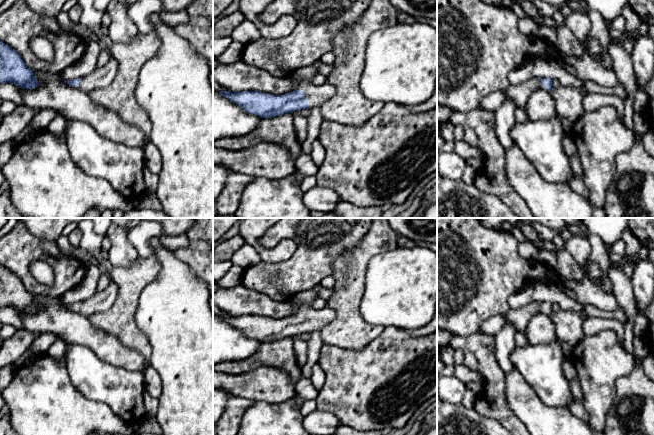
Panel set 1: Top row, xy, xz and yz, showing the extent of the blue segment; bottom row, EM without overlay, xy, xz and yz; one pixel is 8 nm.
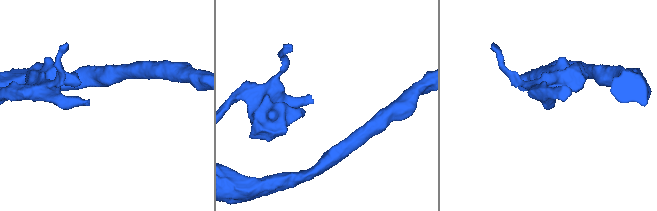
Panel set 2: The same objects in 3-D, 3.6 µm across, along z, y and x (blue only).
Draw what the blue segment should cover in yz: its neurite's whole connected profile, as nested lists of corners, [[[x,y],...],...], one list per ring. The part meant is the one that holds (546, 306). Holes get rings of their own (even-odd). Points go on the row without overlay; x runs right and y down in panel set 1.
[[[533,302],[520,309],[510,309],[506,314],[506,322],[515,327],[516,332],[525,333],[531,317],[535,314],[551,315],[552,303],[550,302]]]

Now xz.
[[[301,305],[298,313],[282,319],[264,318],[260,315],[220,315],[218,317],[238,328],[246,336],[261,342],[271,342],[301,333],[320,331],[332,322],[335,315],[335,311],[327,306],[316,309]]]

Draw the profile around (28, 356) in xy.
[[[29,349],[23,354],[23,356],[14,364],[15,367],[20,367],[23,365],[26,365],[28,363],[31,363],[35,359],[37,359],[39,356],[32,353]]]

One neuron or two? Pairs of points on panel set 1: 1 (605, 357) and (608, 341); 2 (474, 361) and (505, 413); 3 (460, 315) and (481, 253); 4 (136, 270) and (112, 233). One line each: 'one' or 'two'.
1: one
2: one
3: one
4: two

